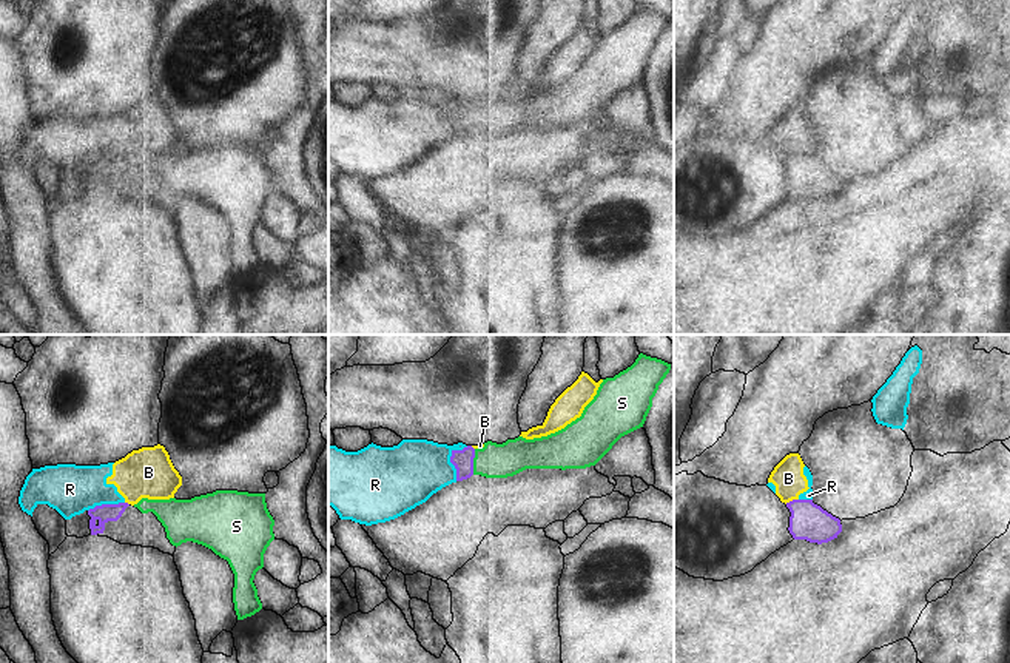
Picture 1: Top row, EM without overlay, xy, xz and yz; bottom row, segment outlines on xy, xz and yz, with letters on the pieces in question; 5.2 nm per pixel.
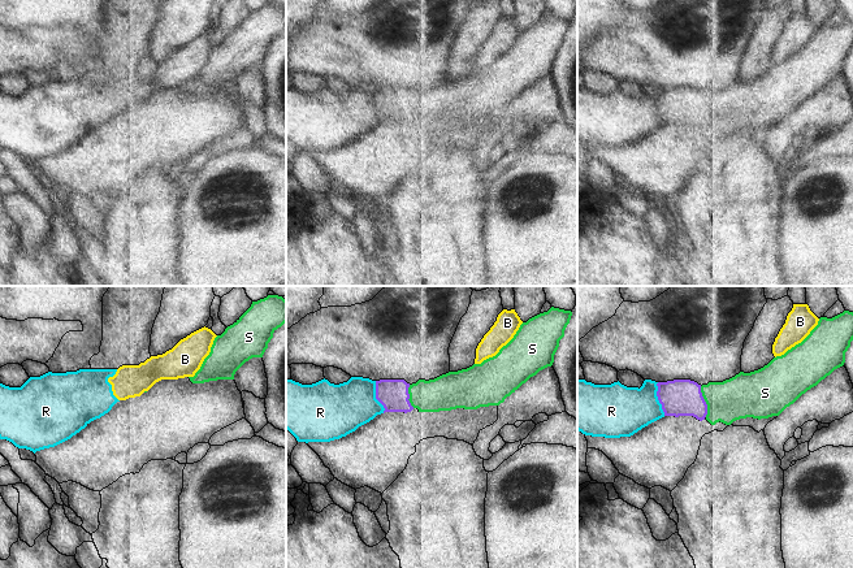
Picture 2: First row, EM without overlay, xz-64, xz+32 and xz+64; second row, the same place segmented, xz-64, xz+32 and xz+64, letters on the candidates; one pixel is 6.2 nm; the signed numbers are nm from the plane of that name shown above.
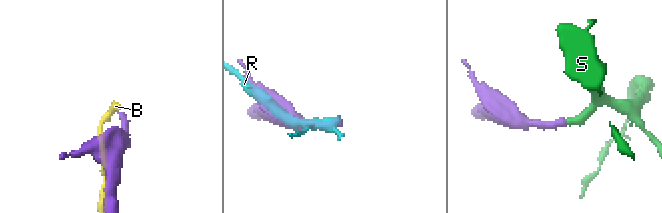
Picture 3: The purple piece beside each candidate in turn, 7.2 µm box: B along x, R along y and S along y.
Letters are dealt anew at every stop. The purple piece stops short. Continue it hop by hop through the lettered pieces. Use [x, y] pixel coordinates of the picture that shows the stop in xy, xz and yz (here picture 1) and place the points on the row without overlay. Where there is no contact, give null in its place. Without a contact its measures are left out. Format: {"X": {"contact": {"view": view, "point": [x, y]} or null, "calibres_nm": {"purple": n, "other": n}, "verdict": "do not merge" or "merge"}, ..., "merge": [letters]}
{"B": {"contact": {"view": "yz", "point": [793, 154]}, "calibres_nm": {"purple": 190, "other": 160}, "verdict": "do not merge"}, "R": {"contact": {"view": "xz", "point": [451, 113]}, "calibres_nm": {"purple": 110, "other": 340}, "verdict": "do not merge"}, "S": {"contact": {"view": "xz", "point": [472, 116]}, "calibres_nm": {"purple": 110, "other": 180}, "verdict": "merge"}, "merge": ["S"]}

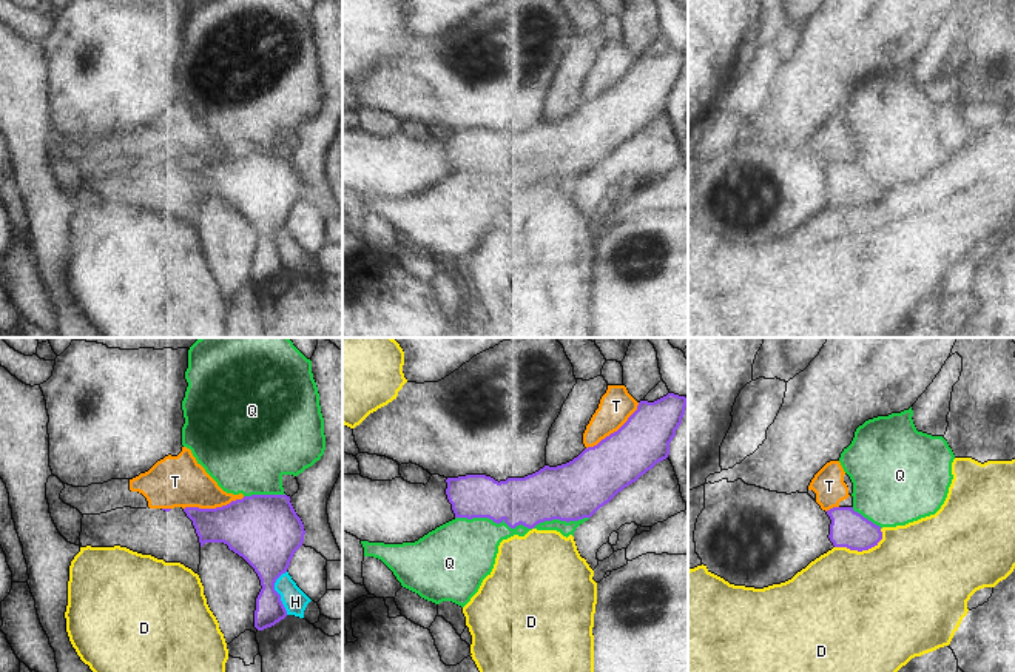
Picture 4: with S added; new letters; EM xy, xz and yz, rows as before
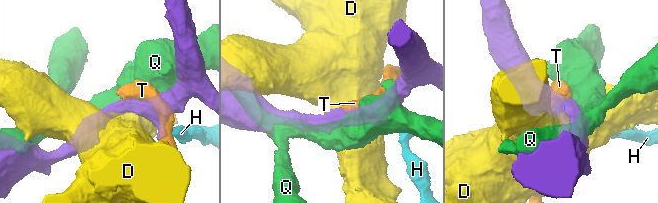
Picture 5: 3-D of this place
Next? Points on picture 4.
{"D": {"contact": {"view": "yz", "point": [861, 205]}, "calibres_nm": {"purple": 190, "other": 500}, "verdict": "do not merge"}, "H": {"contact": {"view": "xy", "point": [276, 247]}, "calibres_nm": {"purple": 280, "other": 130}, "verdict": "do not merge"}, "Q": {"contact": {"view": "xz", "point": [522, 179]}, "calibres_nm": {"purple": 280, "other": 240}, "verdict": "do not merge"}, "T": {"contact": {"view": "xy", "point": [213, 164]}, "calibres_nm": {"purple": 340, "other": 280}, "verdict": "do not merge"}, "merge": []}

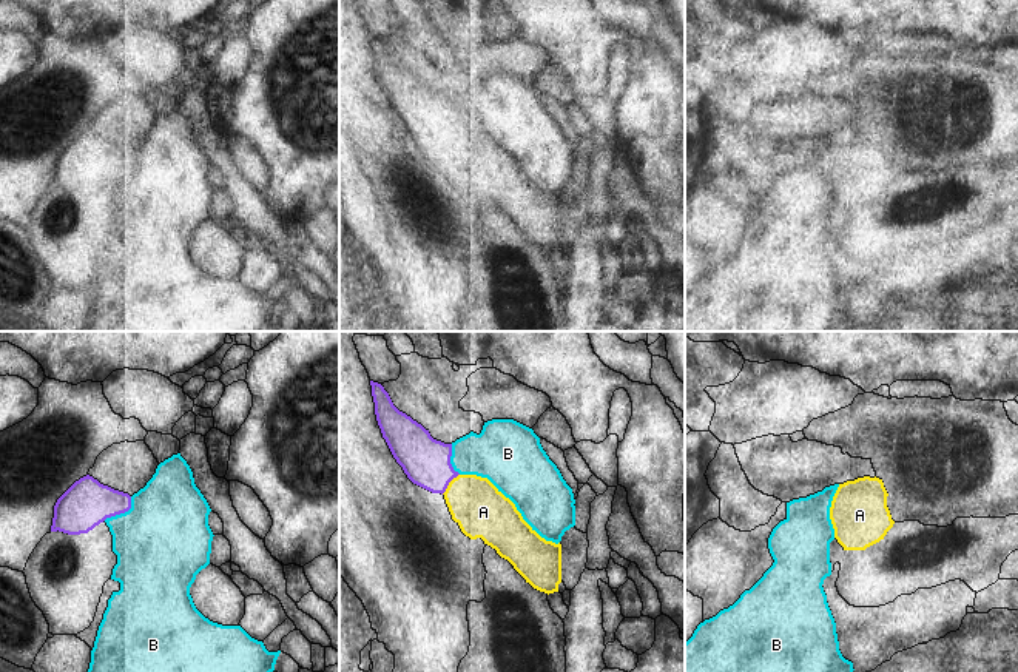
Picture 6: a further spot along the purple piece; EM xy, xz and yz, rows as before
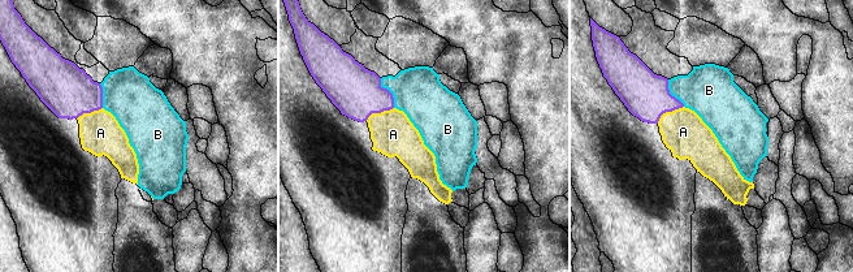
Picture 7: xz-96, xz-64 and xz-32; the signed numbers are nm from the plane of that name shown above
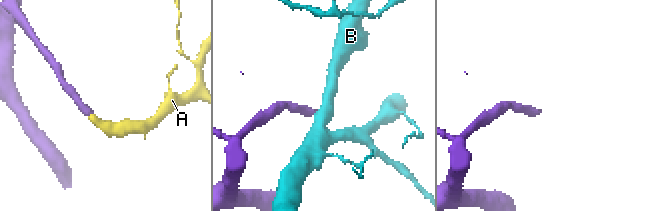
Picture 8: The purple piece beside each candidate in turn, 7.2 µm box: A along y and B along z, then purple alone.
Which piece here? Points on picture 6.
{"A": {"contact": {"view": "xz", "point": [448, 139]}, "calibres_nm": {"purple": 260, "other": 280}, "verdict": "merge"}, "B": {"contact": {"view": "xy", "point": [122, 167]}, "calibres_nm": {"purple": 240, "other": 460}, "verdict": "do not merge"}, "merge": ["A"]}

